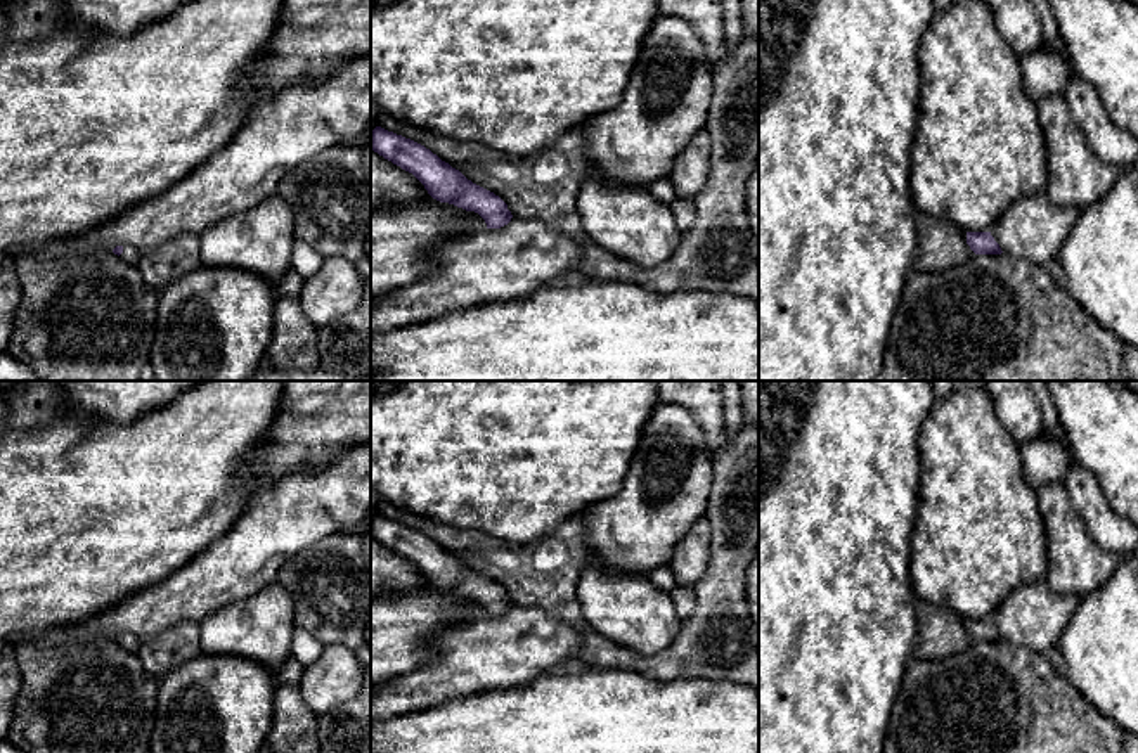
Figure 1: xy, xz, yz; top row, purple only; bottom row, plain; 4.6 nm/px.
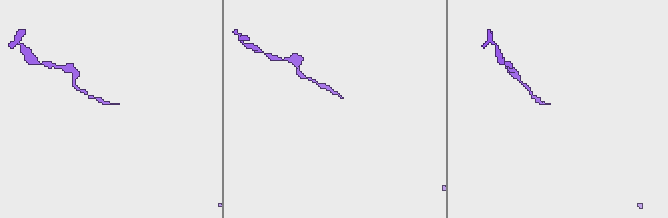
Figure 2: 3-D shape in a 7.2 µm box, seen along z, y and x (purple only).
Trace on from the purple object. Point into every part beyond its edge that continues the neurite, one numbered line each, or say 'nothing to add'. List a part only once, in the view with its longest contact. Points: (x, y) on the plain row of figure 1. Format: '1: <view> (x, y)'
1: xy (130, 641)

